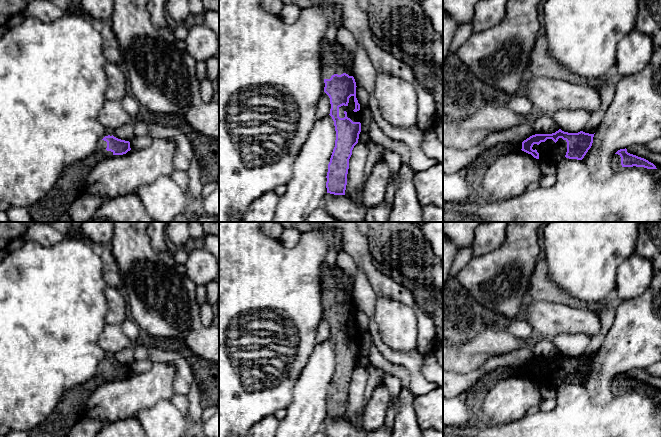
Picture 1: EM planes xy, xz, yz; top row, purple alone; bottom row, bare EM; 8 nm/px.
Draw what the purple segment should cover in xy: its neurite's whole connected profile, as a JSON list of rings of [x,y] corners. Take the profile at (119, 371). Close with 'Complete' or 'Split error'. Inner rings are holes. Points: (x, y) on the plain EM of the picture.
[[[113,359],[105,360],[102,364],[107,366],[107,375],[111,375],[113,379],[123,379],[131,374],[130,366],[118,363]]]. Complete

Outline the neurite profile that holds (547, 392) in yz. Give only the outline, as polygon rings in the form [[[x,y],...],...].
[[[550,386],[540,387],[540,391],[542,393],[542,399],[555,398],[556,397],[556,389]]]

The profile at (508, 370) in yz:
[[[506,366],[499,368],[504,376],[517,375],[522,373],[522,366]]]

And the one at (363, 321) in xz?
[[[356,311],[356,322],[360,330],[371,330],[370,319],[364,312]]]

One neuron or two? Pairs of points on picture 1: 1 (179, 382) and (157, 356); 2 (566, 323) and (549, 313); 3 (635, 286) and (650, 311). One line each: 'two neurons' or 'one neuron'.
1: one neuron
2: one neuron
3: two neurons

